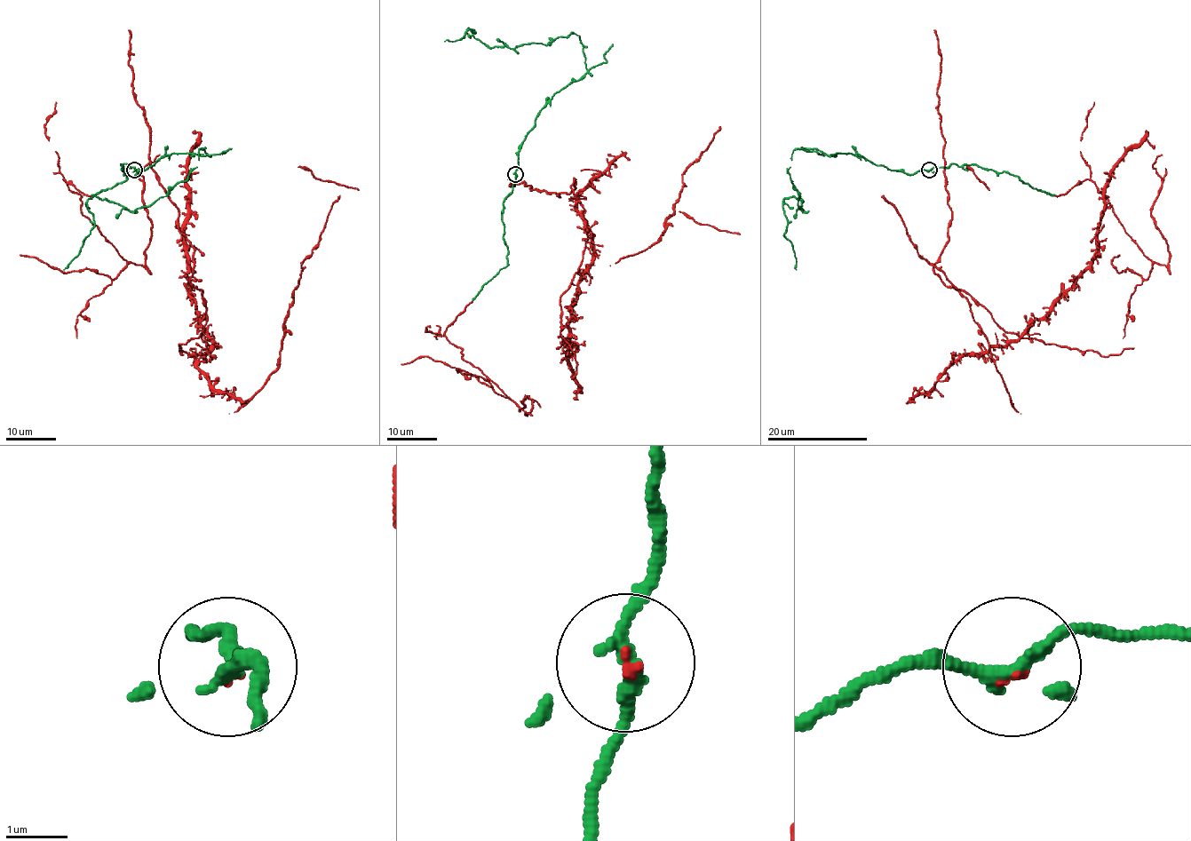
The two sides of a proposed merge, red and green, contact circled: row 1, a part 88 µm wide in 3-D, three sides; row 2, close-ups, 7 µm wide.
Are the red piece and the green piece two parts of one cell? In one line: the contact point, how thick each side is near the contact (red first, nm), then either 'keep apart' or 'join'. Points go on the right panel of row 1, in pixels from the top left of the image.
at (929, 170); 80 nm thick on the red side, 220 nm on the other; join

